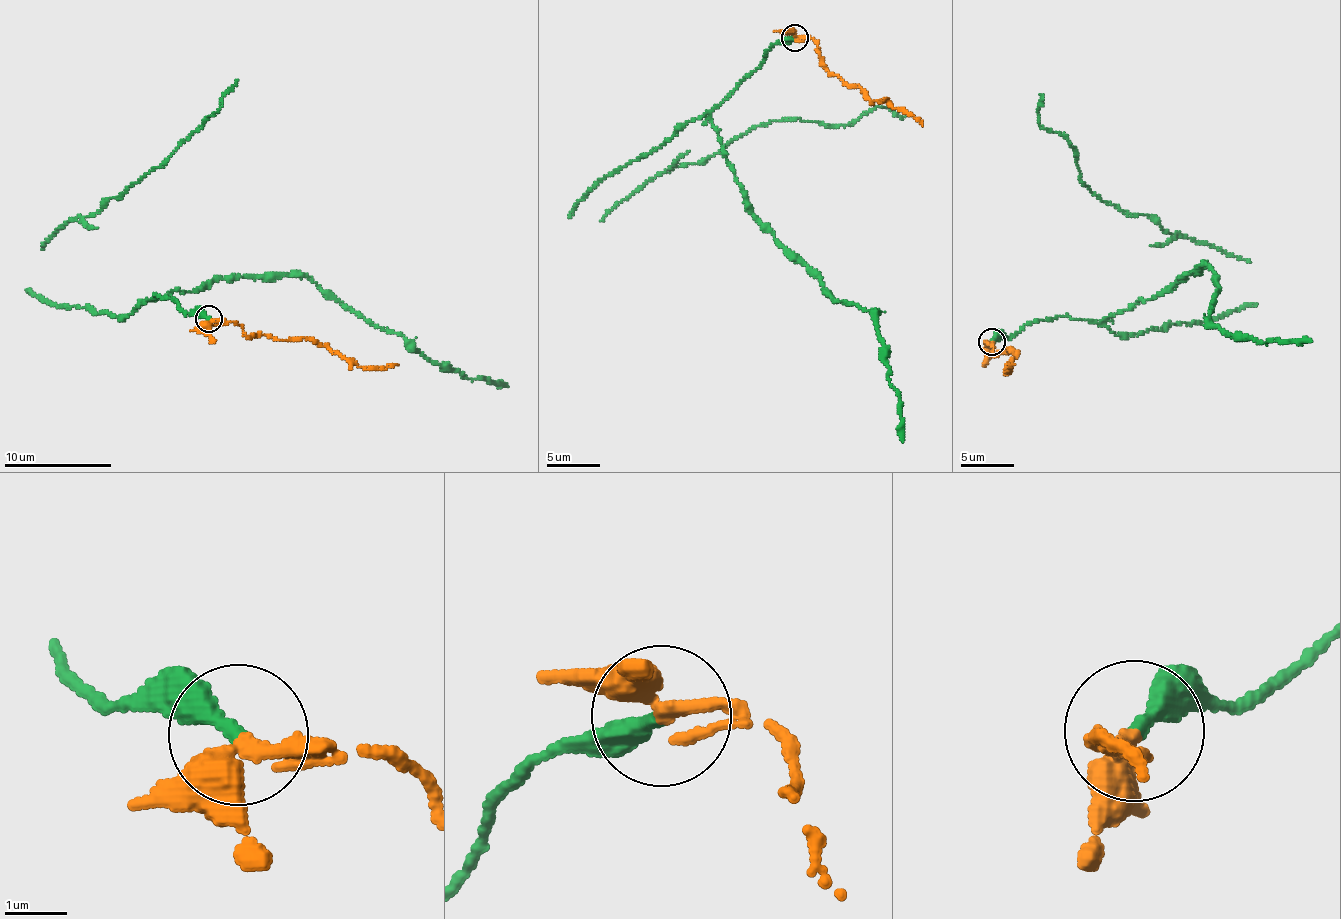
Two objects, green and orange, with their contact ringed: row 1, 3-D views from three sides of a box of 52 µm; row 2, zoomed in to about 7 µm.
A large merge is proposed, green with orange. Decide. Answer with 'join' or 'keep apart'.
keep apart

